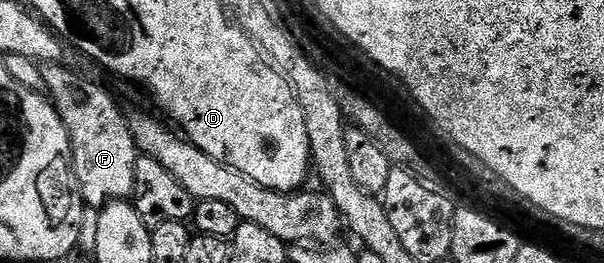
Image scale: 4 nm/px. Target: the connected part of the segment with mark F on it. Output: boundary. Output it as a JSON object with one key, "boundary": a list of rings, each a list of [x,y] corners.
{"boundary":[[[45,61],[39,65],[44,77],[46,92],[54,109],[60,114],[64,126],[68,130],[70,139],[70,163],[74,169],[74,183],[79,197],[82,196],[94,207],[94,210],[112,203],[113,200],[126,200],[133,197],[132,170],[134,163],[140,155],[138,147],[134,145],[134,139],[130,134],[130,125],[127,117],[122,117],[113,98],[98,84],[85,80],[82,76],[64,67],[59,61]]]}

